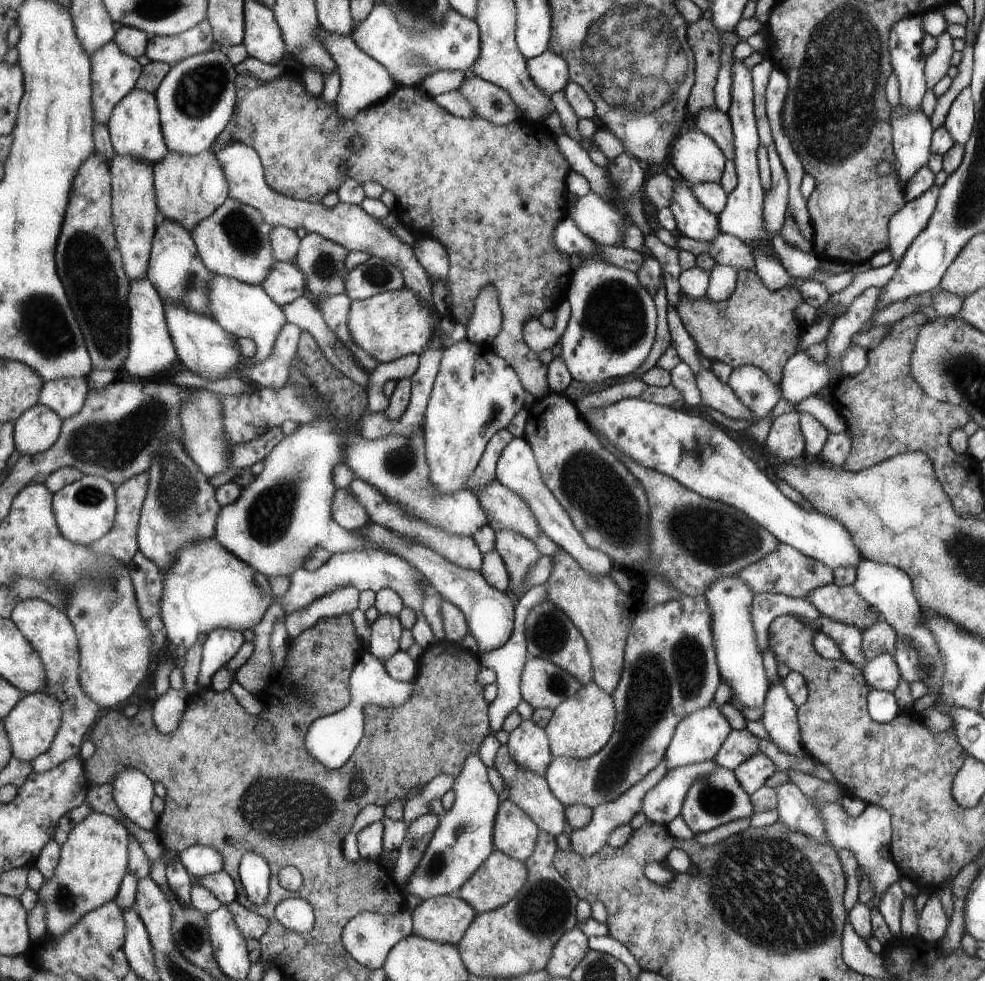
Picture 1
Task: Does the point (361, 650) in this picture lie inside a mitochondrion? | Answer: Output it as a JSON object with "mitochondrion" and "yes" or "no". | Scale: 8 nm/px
{"mitochondrion":"no"}

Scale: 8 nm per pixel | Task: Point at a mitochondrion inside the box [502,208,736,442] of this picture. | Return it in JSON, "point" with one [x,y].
{"point":[615,313]}

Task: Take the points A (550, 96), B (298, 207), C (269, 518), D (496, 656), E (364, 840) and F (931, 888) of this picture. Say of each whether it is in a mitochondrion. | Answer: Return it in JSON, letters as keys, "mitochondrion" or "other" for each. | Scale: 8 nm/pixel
{"A":"other","B":"other","C":"mitochondrion","D":"other","E":"other","F":"other"}

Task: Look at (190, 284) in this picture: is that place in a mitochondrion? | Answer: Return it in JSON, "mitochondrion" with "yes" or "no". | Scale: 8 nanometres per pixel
{"mitochondrion":"yes"}

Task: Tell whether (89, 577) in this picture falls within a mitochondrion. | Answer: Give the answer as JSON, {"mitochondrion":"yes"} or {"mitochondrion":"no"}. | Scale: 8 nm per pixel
{"mitochondrion":"yes"}

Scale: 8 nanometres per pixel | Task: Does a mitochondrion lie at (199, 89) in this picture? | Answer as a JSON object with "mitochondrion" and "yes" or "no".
{"mitochondrion":"yes"}

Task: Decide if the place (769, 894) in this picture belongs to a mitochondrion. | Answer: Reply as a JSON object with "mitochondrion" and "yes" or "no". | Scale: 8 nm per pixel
{"mitochondrion":"yes"}

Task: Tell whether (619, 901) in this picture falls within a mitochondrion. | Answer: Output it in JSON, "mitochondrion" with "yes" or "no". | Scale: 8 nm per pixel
{"mitochondrion":"no"}

